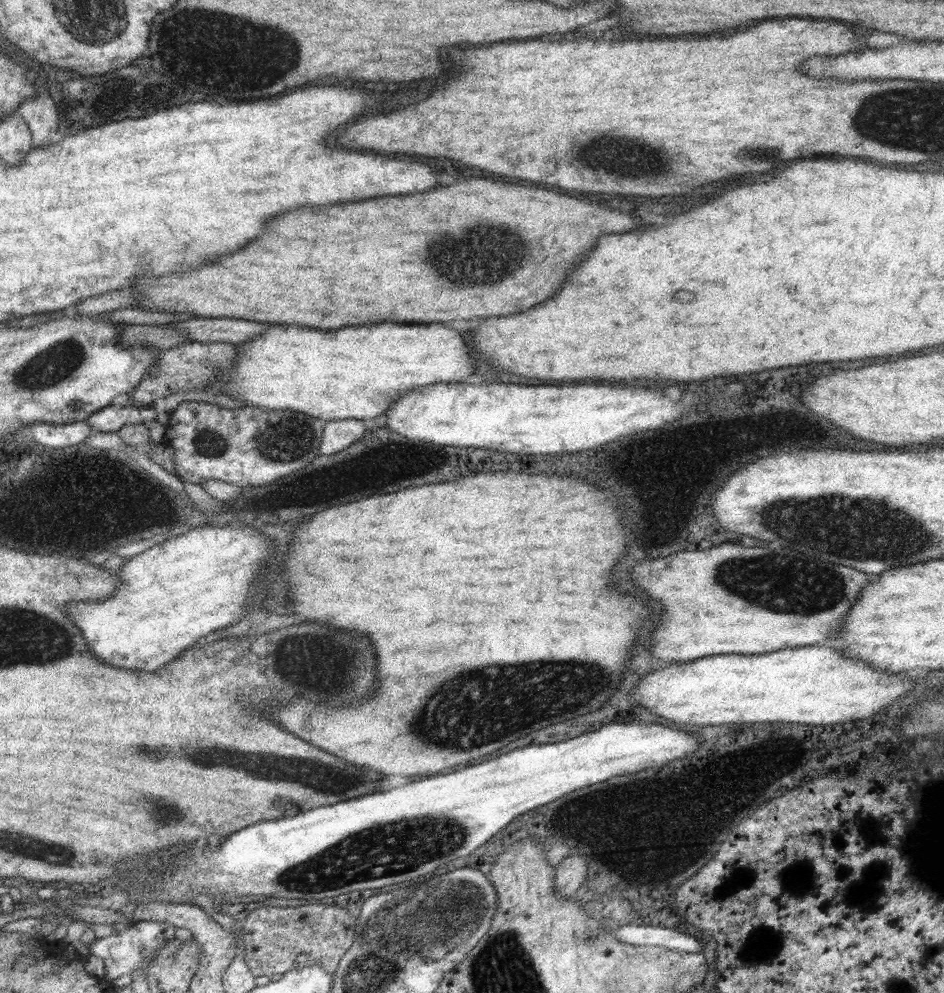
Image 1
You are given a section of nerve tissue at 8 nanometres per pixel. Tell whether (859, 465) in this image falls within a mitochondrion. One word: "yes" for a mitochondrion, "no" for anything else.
no

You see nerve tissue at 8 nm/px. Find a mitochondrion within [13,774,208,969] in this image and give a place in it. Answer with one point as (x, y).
(43, 853)

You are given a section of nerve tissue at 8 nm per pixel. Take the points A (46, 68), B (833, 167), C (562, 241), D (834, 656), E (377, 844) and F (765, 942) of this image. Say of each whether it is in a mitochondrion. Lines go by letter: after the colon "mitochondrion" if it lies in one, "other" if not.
A: other
B: other
C: other
D: other
E: mitochondrion
F: other

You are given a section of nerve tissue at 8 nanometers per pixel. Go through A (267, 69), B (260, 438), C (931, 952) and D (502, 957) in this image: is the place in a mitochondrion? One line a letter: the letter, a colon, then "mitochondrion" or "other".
A: mitochondrion
B: mitochondrion
C: other
D: mitochondrion

